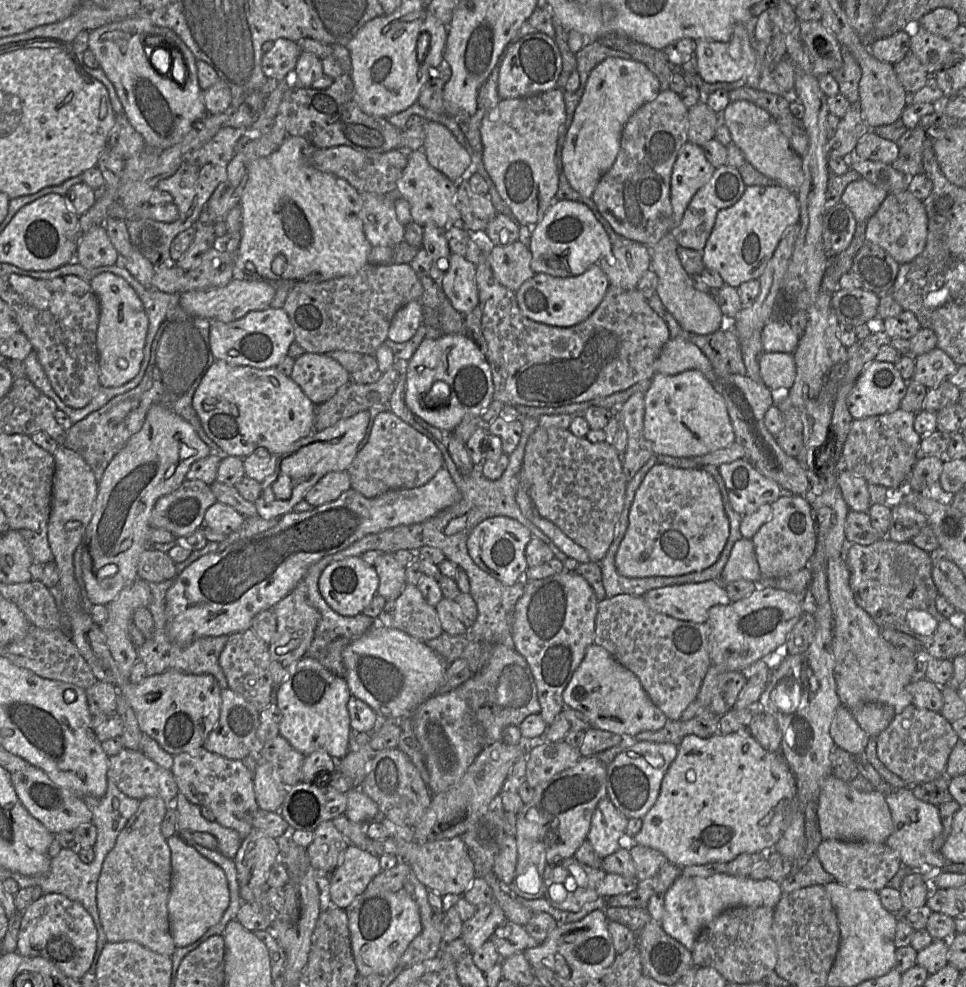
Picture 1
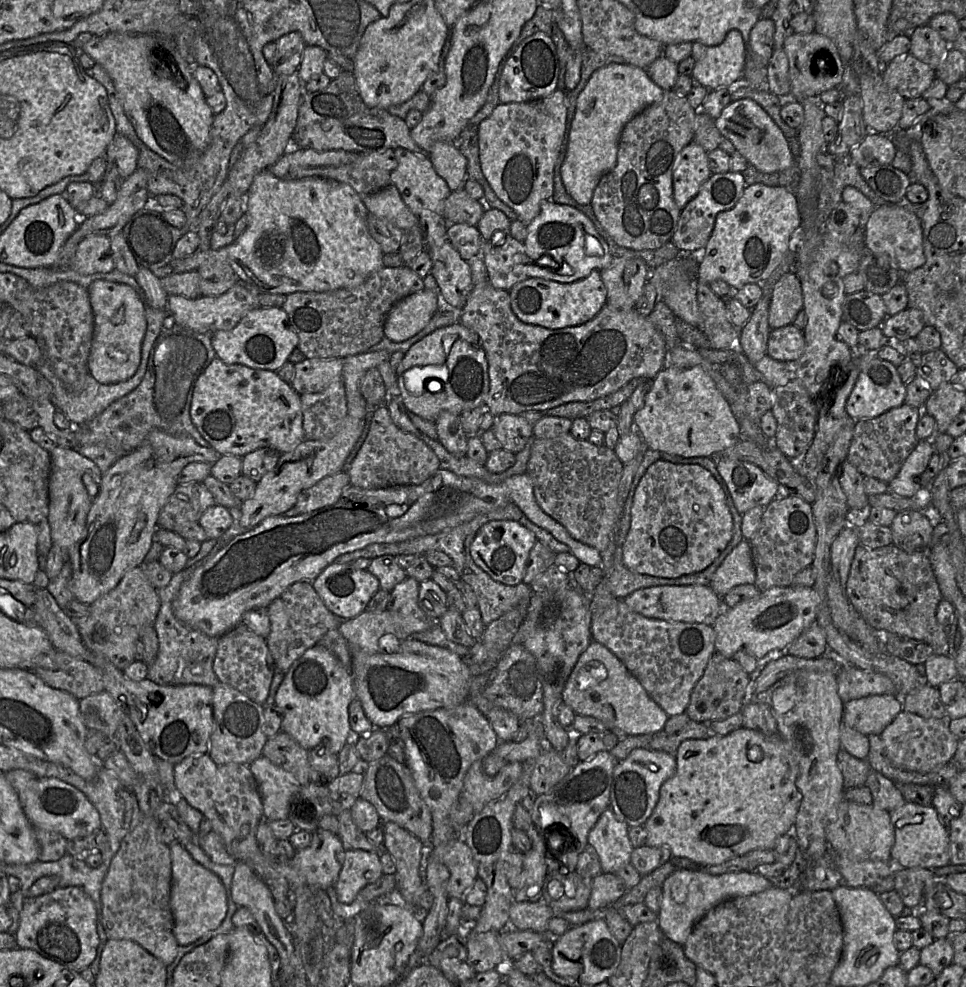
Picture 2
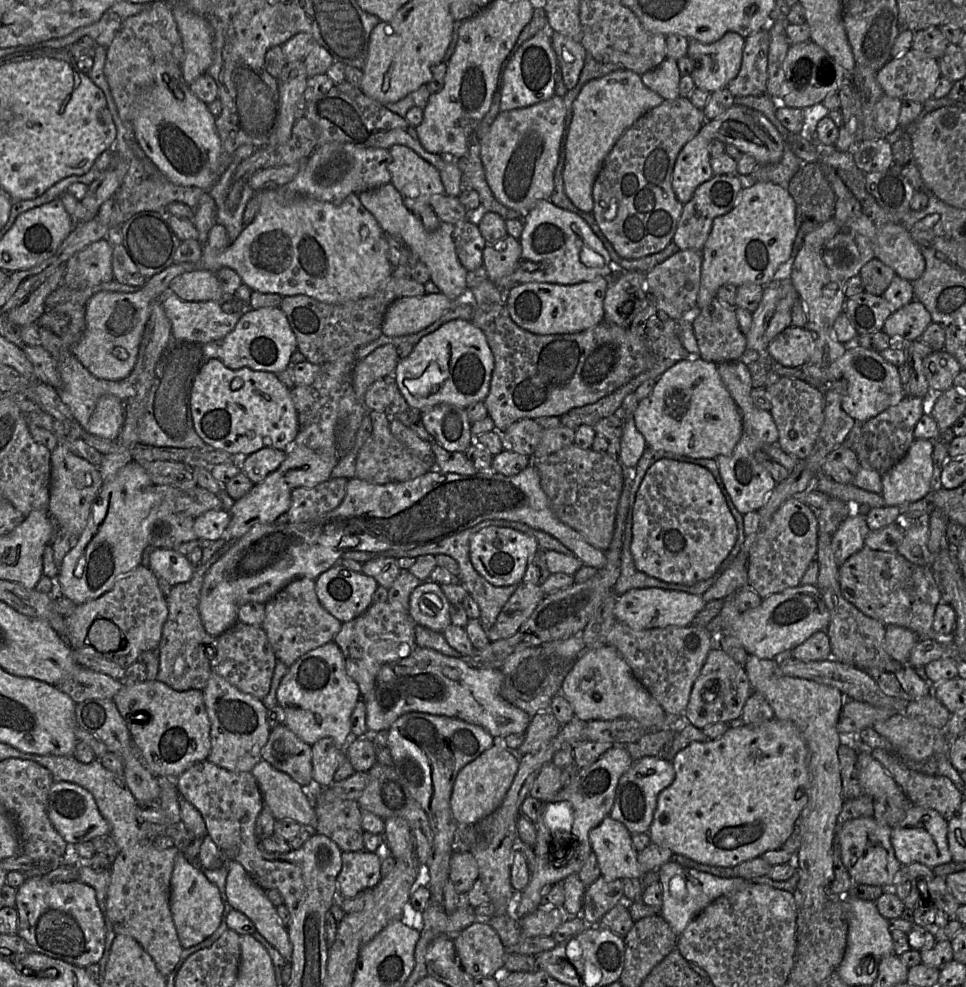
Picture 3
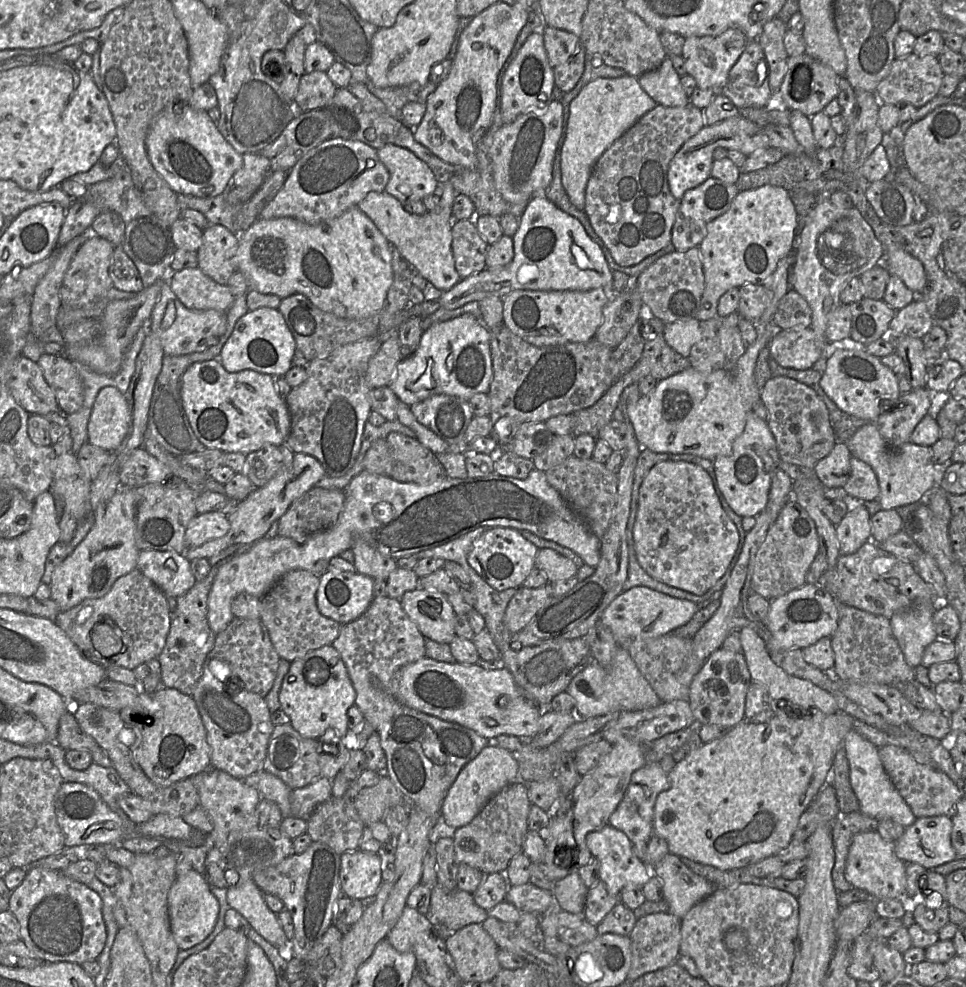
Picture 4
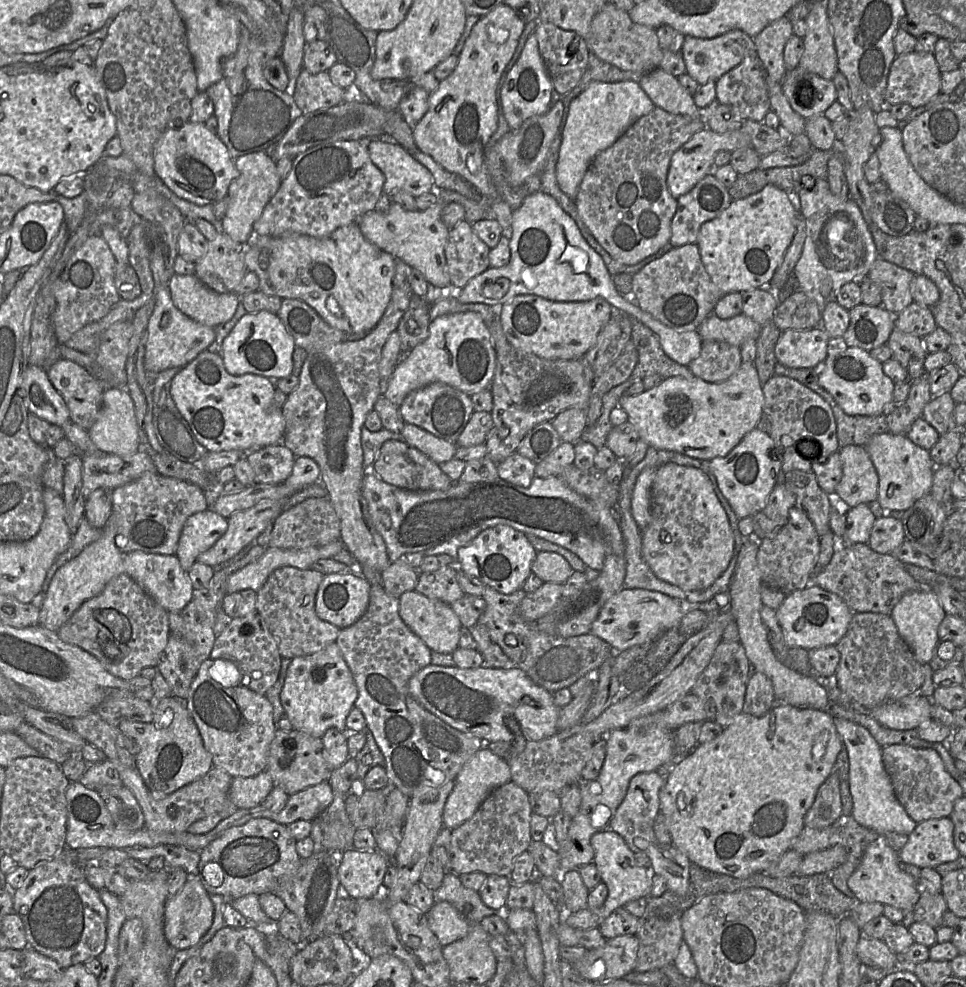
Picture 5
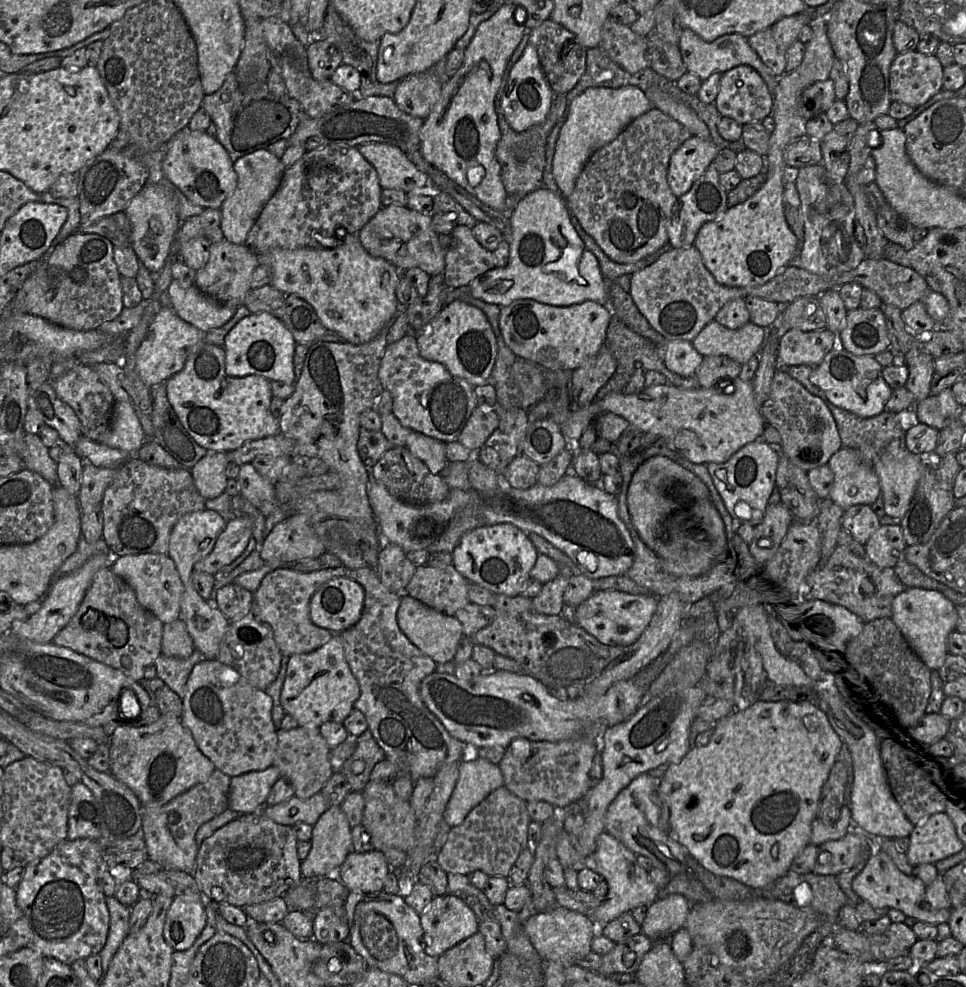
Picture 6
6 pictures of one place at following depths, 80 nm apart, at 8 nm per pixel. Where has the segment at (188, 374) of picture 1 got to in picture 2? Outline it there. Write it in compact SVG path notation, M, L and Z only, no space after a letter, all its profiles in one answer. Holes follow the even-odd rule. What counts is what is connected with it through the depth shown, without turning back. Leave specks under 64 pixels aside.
M171 317L152 346L141 383L96 417L72 427L76 451L93 461L104 474L116 460L138 447L154 429L176 437L189 436L203 447L214 448L200 434L190 414L196 381L216 357L212 334L195 332L175 323Z

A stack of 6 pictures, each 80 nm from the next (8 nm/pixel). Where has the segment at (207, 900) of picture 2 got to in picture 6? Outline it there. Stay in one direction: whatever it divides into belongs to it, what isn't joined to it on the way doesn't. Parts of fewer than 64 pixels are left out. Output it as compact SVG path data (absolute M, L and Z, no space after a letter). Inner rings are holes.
M201 892L184 893L173 898L167 911L163 937L174 951L189 949L207 921Z

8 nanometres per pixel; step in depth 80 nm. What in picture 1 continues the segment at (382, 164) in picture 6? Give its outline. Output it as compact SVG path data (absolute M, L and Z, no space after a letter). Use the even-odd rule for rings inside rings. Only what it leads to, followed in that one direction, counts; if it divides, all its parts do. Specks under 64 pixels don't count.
M412 150L407 156L408 163L398 179L397 188L410 204L412 221L421 227L428 222L433 222L445 230L453 226L463 226L460 213L455 206L455 196L462 182L461 177L456 182L451 181L430 165L422 150Z

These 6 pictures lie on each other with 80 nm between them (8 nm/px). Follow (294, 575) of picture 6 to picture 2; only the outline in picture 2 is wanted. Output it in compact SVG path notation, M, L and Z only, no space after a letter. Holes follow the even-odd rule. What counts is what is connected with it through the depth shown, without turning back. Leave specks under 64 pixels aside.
M311 582L294 583L267 610L271 624L267 646L276 668L283 672L287 672L305 651L317 645L328 631L339 628L342 622L327 609Z

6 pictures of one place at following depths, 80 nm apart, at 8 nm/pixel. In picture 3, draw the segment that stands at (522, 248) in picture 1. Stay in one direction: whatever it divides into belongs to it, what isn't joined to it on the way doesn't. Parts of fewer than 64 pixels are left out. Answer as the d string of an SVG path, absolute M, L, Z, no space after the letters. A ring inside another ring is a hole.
M506 236L496 245L487 244L483 250L483 266L488 278L495 283L522 266L520 241Z

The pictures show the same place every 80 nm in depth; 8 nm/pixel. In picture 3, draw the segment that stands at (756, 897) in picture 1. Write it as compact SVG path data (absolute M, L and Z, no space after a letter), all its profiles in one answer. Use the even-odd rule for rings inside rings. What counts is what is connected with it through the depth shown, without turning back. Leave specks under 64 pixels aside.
M674 860L663 864L659 869L662 886L662 905L660 915L667 921L676 935L685 930L688 924L717 898L746 889L751 882L744 878L721 878L695 869L686 868Z

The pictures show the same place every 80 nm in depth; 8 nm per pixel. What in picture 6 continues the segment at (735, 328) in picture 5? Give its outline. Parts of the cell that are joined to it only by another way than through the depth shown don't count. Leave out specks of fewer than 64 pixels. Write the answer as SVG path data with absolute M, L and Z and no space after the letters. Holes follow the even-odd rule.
M716 320L710 321L692 340L692 345L702 356L726 356L740 365L745 364L752 356L759 355L766 341L766 329L748 322L739 329L728 329Z

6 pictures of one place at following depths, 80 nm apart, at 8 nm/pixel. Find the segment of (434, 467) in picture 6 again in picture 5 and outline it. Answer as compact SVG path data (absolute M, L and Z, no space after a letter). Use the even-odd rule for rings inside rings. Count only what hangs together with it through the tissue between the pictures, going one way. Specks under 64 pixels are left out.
M404 422L402 440L429 456L440 464L451 460L456 452L457 444L444 440L414 424Z

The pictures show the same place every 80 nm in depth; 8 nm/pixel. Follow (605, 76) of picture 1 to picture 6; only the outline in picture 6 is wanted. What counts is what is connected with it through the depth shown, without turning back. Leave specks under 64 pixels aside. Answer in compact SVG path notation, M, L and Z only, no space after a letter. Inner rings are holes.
M636 86L620 88L590 87L570 105L568 118L556 144L553 175L564 197L574 190L576 181L591 155L616 139L625 127L653 107L645 93Z

